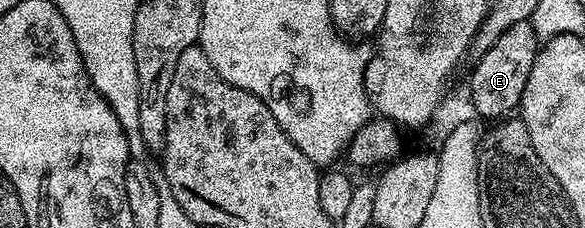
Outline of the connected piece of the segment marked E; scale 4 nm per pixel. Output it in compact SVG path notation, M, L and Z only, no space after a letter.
M531 22L519 23L510 25L510 29L506 29L506 33L502 33L502 37L498 37L498 41L494 41L494 45L490 45L490 49L486 49L486 53L475 60L476 68L472 71L472 107L481 115L481 120L500 121L519 108L522 89L526 89L526 77L530 77L537 50L538 38Z

